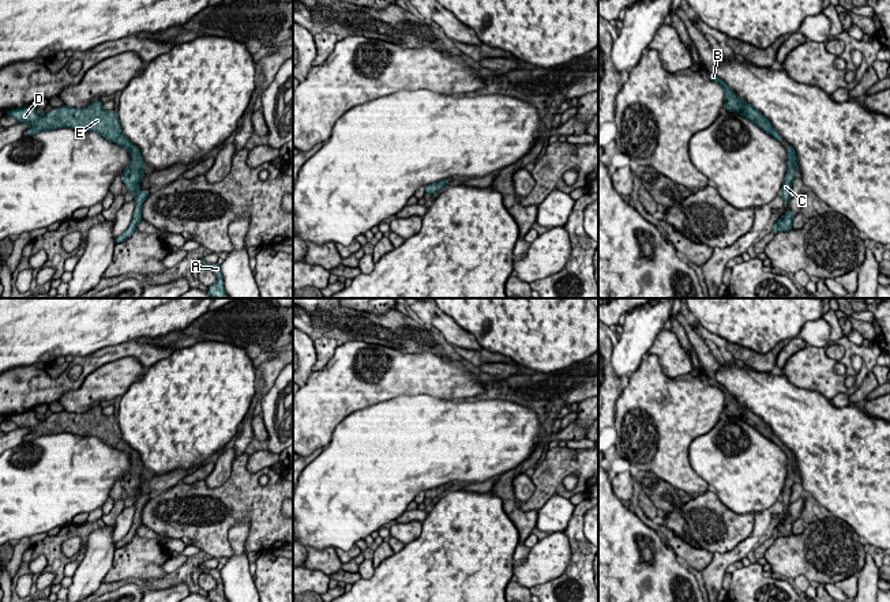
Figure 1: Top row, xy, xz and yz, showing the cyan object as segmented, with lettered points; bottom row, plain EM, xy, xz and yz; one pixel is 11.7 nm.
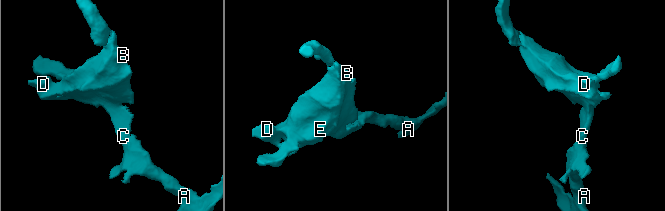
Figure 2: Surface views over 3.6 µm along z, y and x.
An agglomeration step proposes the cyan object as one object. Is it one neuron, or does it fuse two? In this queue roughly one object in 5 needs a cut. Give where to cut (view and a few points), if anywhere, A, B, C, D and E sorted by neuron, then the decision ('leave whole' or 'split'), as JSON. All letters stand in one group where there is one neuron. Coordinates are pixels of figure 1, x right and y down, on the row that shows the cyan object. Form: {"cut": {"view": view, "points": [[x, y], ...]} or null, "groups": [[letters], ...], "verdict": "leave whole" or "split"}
{"cut": null, "groups": [["A", "B", "C", "D", "E"]], "verdict": "leave whole"}

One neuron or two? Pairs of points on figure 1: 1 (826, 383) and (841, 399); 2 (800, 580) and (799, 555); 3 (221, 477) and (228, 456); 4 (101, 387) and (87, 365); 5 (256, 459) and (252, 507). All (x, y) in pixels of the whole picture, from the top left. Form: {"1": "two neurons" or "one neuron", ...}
{"1": "two neurons", "2": "two neurons", "3": "one neuron", "4": "two neurons", "5": "two neurons"}

